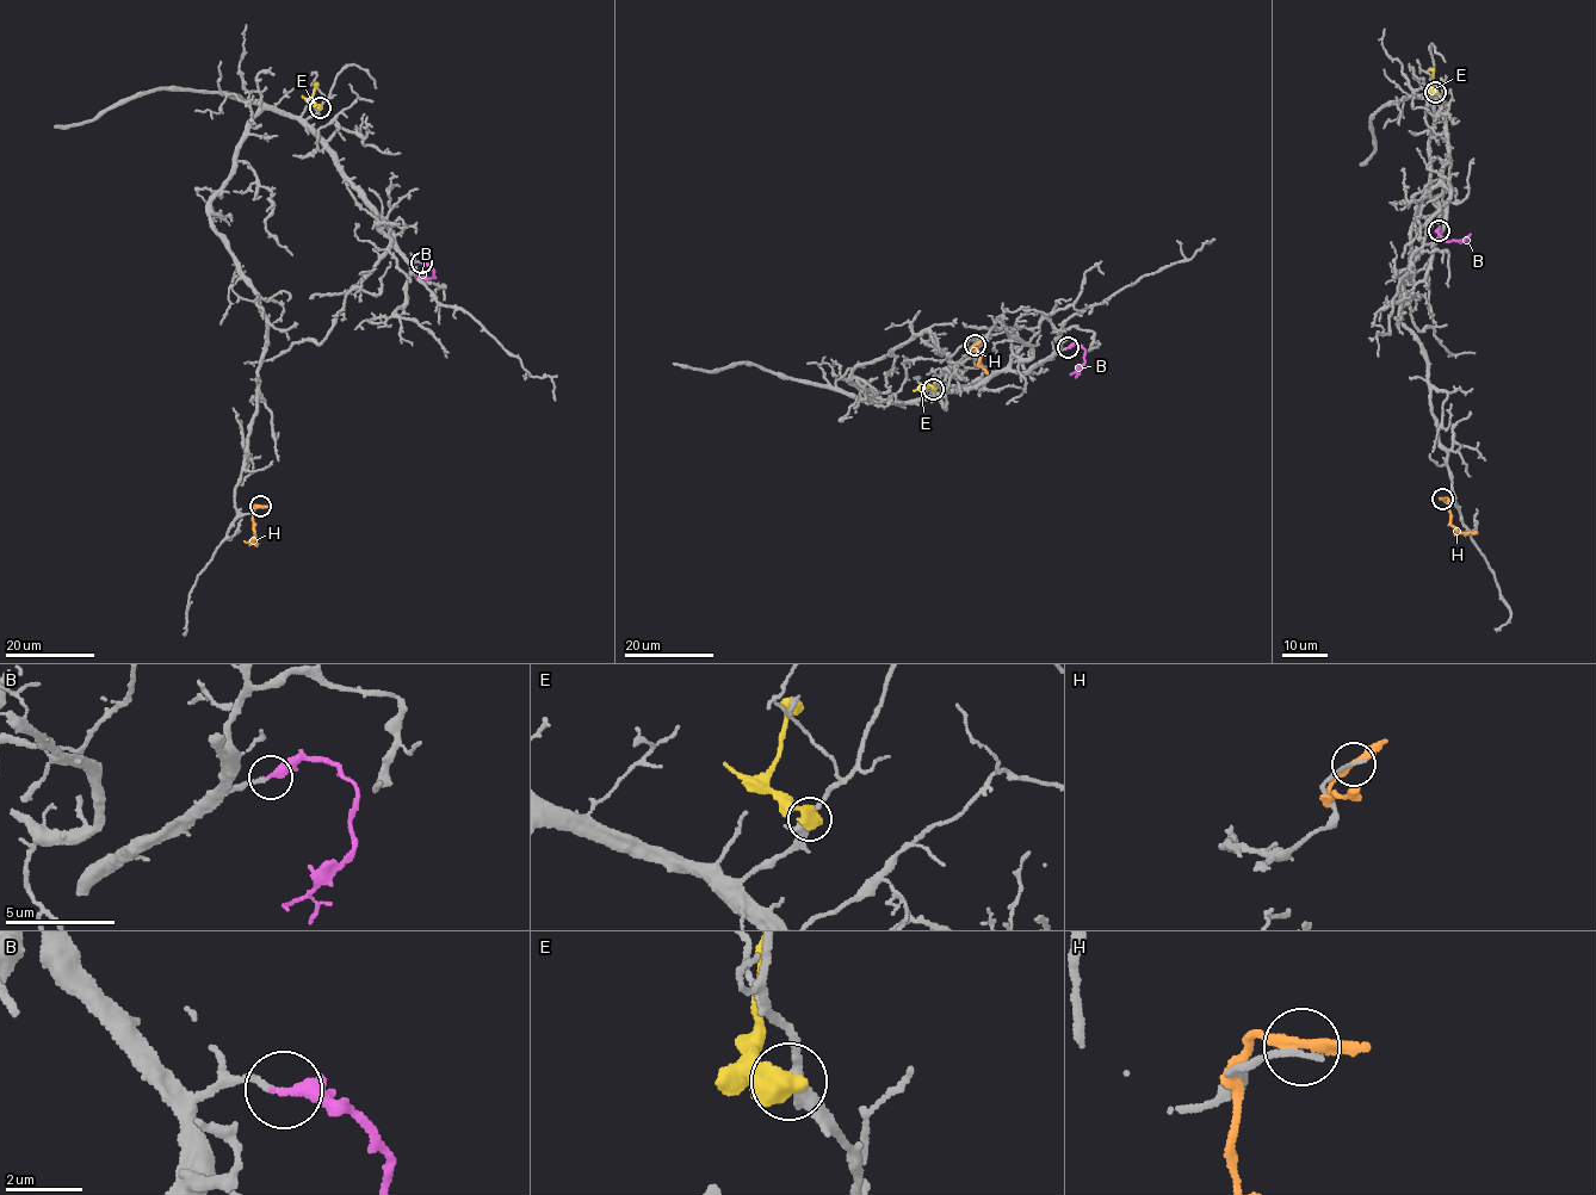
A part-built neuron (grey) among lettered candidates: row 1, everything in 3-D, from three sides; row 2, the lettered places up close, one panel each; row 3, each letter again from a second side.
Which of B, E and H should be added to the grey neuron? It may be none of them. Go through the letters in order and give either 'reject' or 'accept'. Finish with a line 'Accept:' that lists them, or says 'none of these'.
B: accept
E: reject
H: reject
Accept: B

